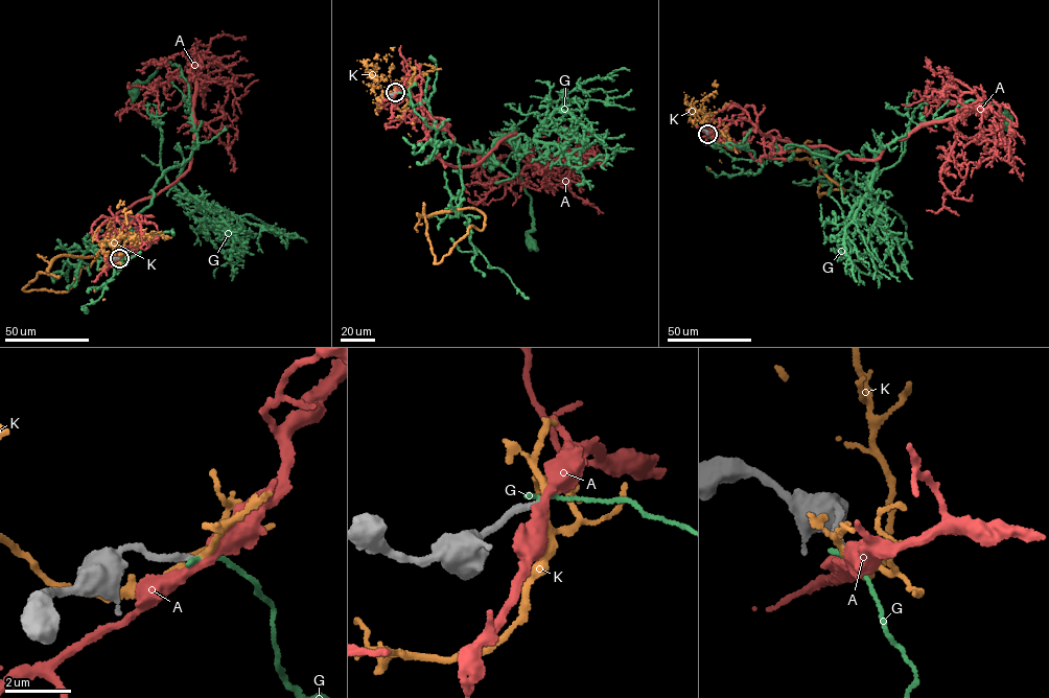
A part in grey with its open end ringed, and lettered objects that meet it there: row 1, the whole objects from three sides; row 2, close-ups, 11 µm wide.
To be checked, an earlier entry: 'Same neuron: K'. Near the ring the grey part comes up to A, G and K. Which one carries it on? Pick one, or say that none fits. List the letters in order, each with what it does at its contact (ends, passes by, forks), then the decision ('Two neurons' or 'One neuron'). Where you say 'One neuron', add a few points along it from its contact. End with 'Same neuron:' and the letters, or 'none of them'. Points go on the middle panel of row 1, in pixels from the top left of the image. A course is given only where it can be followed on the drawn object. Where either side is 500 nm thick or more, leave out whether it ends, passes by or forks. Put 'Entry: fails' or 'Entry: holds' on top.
Entry: fails
A: It passes by. Two neurons
G: It ends there. Two neurons
K: It forks there. Two neurons
Same neuron: none of them

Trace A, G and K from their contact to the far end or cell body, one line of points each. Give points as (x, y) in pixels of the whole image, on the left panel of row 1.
A: (118, 258), (142, 234), (135, 216), (109, 230), (115, 216), (189, 170), (193, 57), (236, 98), (258, 79)
G: (118, 258), (119, 270), (122, 225), (197, 136), (178, 65), (134, 89)
K: (118, 258), (74, 279), (40, 272), (25, 291), (67, 292), (97, 257), (64, 255), (49, 264), (37, 254)

